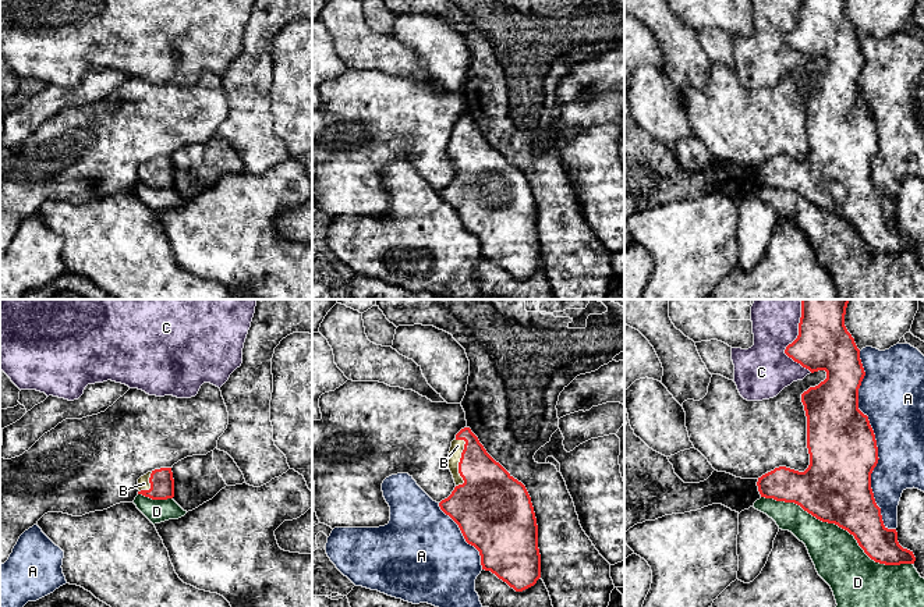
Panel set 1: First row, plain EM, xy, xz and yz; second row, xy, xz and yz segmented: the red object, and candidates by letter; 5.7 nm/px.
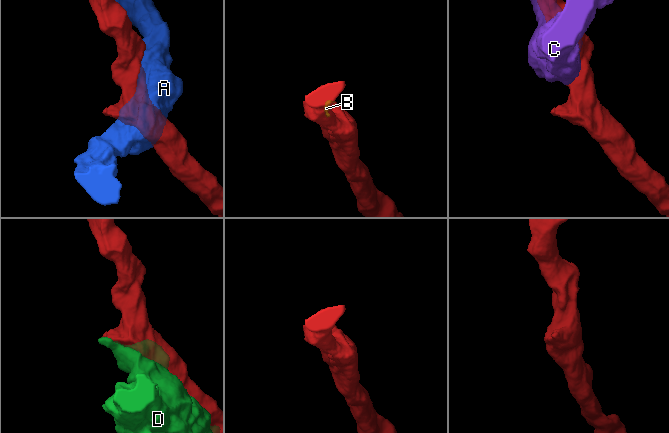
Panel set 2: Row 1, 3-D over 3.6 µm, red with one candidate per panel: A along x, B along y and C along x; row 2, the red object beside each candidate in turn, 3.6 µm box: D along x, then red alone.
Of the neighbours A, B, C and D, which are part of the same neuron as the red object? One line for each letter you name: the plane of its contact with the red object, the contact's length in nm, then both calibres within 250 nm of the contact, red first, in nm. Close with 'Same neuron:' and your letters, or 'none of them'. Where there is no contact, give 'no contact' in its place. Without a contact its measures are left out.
B: meets red in xz; contact 280 nm long; 320 nm thick on the red side, 80 nm on the other
Same neuron: B

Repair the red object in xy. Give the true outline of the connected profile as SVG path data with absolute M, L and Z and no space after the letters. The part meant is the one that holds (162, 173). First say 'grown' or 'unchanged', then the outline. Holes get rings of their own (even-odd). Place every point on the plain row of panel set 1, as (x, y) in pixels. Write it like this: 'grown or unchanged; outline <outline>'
grown; outline M160 156L138 167L138 182L152 188L167 188L174 185L174 167L171 156Z

